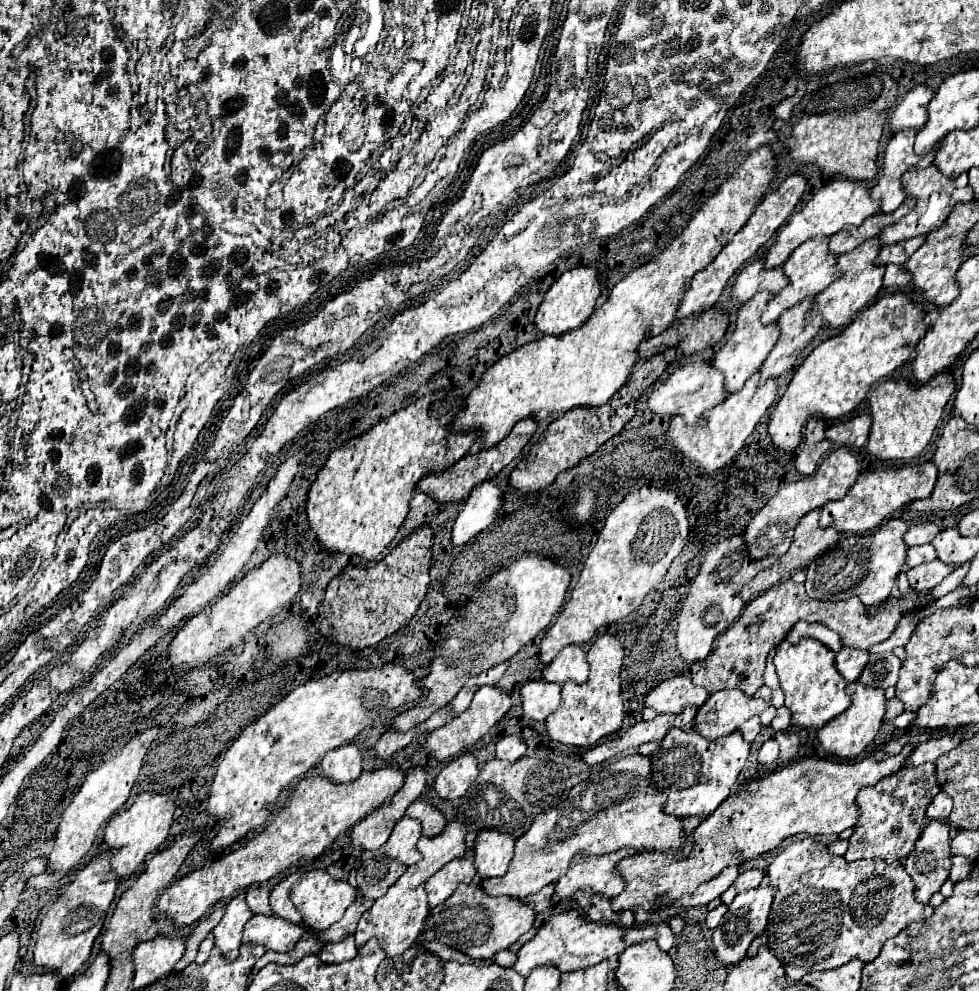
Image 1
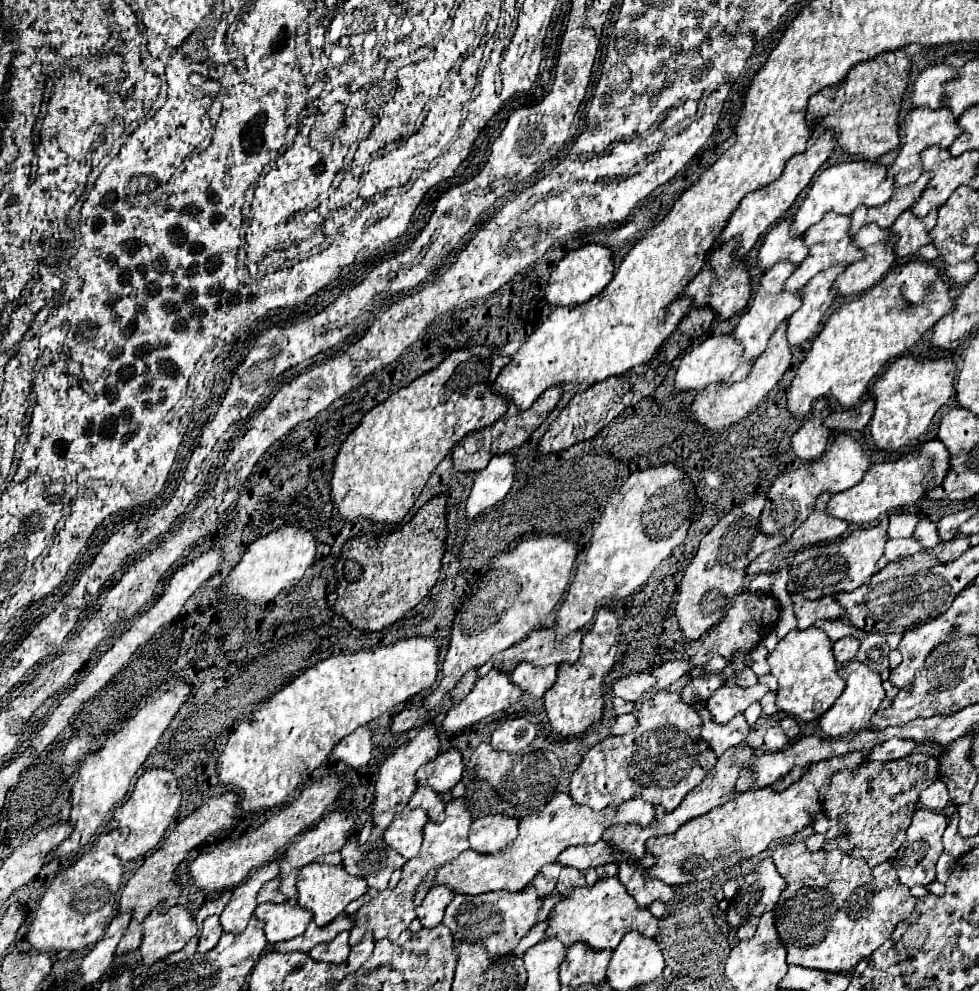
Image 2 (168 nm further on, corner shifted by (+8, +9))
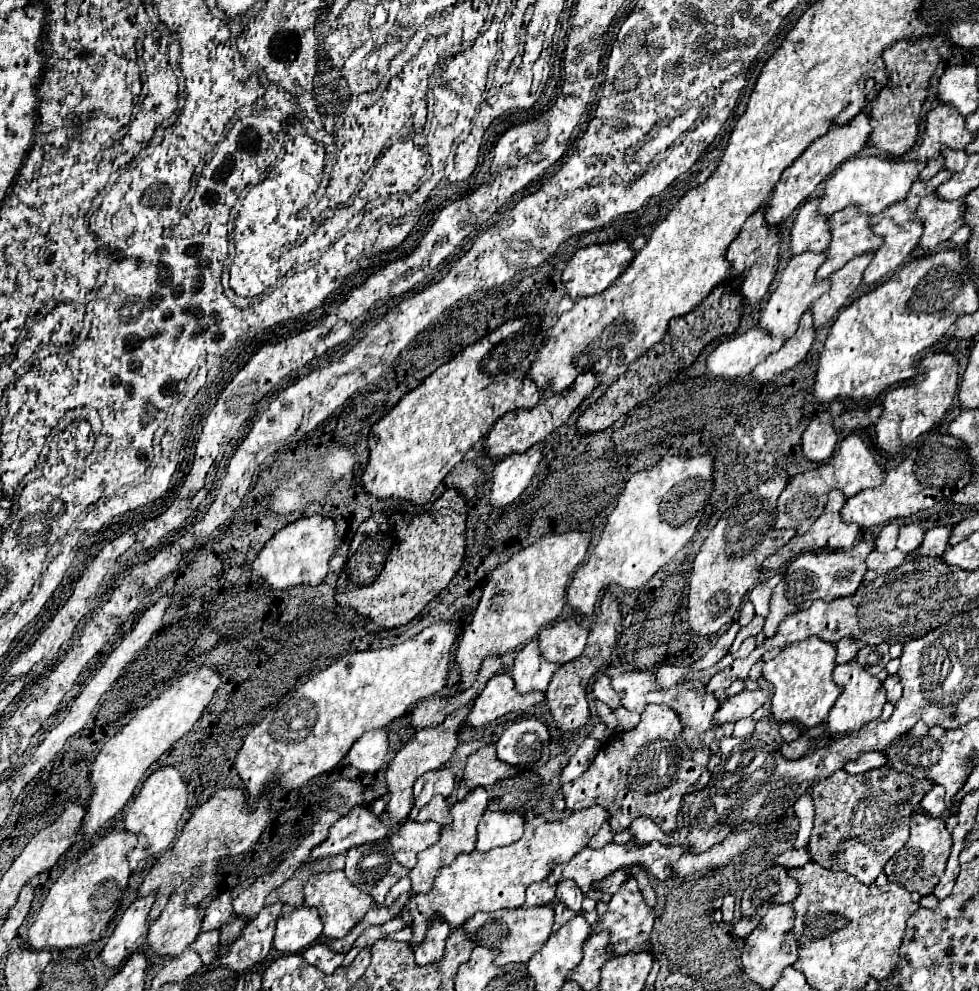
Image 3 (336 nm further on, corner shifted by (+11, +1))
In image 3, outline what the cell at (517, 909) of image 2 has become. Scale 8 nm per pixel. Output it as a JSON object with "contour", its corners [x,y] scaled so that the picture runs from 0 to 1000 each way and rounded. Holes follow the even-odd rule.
{"contour":[[[545,914],[545,916],[525,916],[511,920],[488,920],[474,936],[490,955],[509,957],[511,963],[507,967],[509,975],[521,971],[539,971],[562,947],[566,934],[566,916],[562,914]]]}

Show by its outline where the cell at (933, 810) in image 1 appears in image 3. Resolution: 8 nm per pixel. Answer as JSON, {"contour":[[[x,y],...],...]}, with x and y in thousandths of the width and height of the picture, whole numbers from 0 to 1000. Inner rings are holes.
{"contour":[[[954,793],[946,803],[944,807],[940,809],[944,819],[950,821],[950,823],[960,823],[964,817],[966,817],[966,811],[964,811],[964,793]]]}

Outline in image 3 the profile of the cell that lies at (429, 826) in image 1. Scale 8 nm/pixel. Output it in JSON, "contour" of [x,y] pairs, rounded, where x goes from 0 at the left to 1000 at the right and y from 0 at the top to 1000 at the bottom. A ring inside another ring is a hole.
{"contour":[[[443,803],[439,811],[435,811],[429,821],[427,821],[427,827],[429,829],[435,829],[435,827],[443,827],[451,834],[458,834],[462,829],[462,821],[460,821],[460,809],[451,803]]]}

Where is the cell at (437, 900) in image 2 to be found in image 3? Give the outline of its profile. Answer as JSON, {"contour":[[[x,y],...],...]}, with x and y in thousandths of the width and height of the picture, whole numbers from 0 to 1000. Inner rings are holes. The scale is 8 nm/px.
{"contour":[[[441,932],[441,936],[437,938],[437,949],[433,949],[433,953],[429,957],[425,957],[425,961],[423,961],[425,973],[437,975],[437,973],[449,971],[454,965],[454,955],[456,955],[458,942],[460,942],[458,932]]]}

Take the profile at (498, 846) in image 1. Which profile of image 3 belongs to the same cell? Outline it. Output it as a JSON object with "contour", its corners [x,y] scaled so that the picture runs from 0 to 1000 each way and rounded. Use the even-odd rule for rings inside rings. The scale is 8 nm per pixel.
{"contour":[[[496,819],[488,831],[486,858],[498,860],[507,854],[519,854],[533,846],[535,823],[529,819]]]}

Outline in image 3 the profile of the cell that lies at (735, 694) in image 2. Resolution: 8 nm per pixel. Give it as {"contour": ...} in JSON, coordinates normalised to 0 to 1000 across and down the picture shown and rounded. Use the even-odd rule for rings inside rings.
{"contour":[[[760,696],[750,704],[744,704],[737,708],[737,714],[729,720],[731,731],[744,731],[744,729],[754,729],[758,725],[768,723],[776,712],[780,712],[787,704],[787,696]]]}

